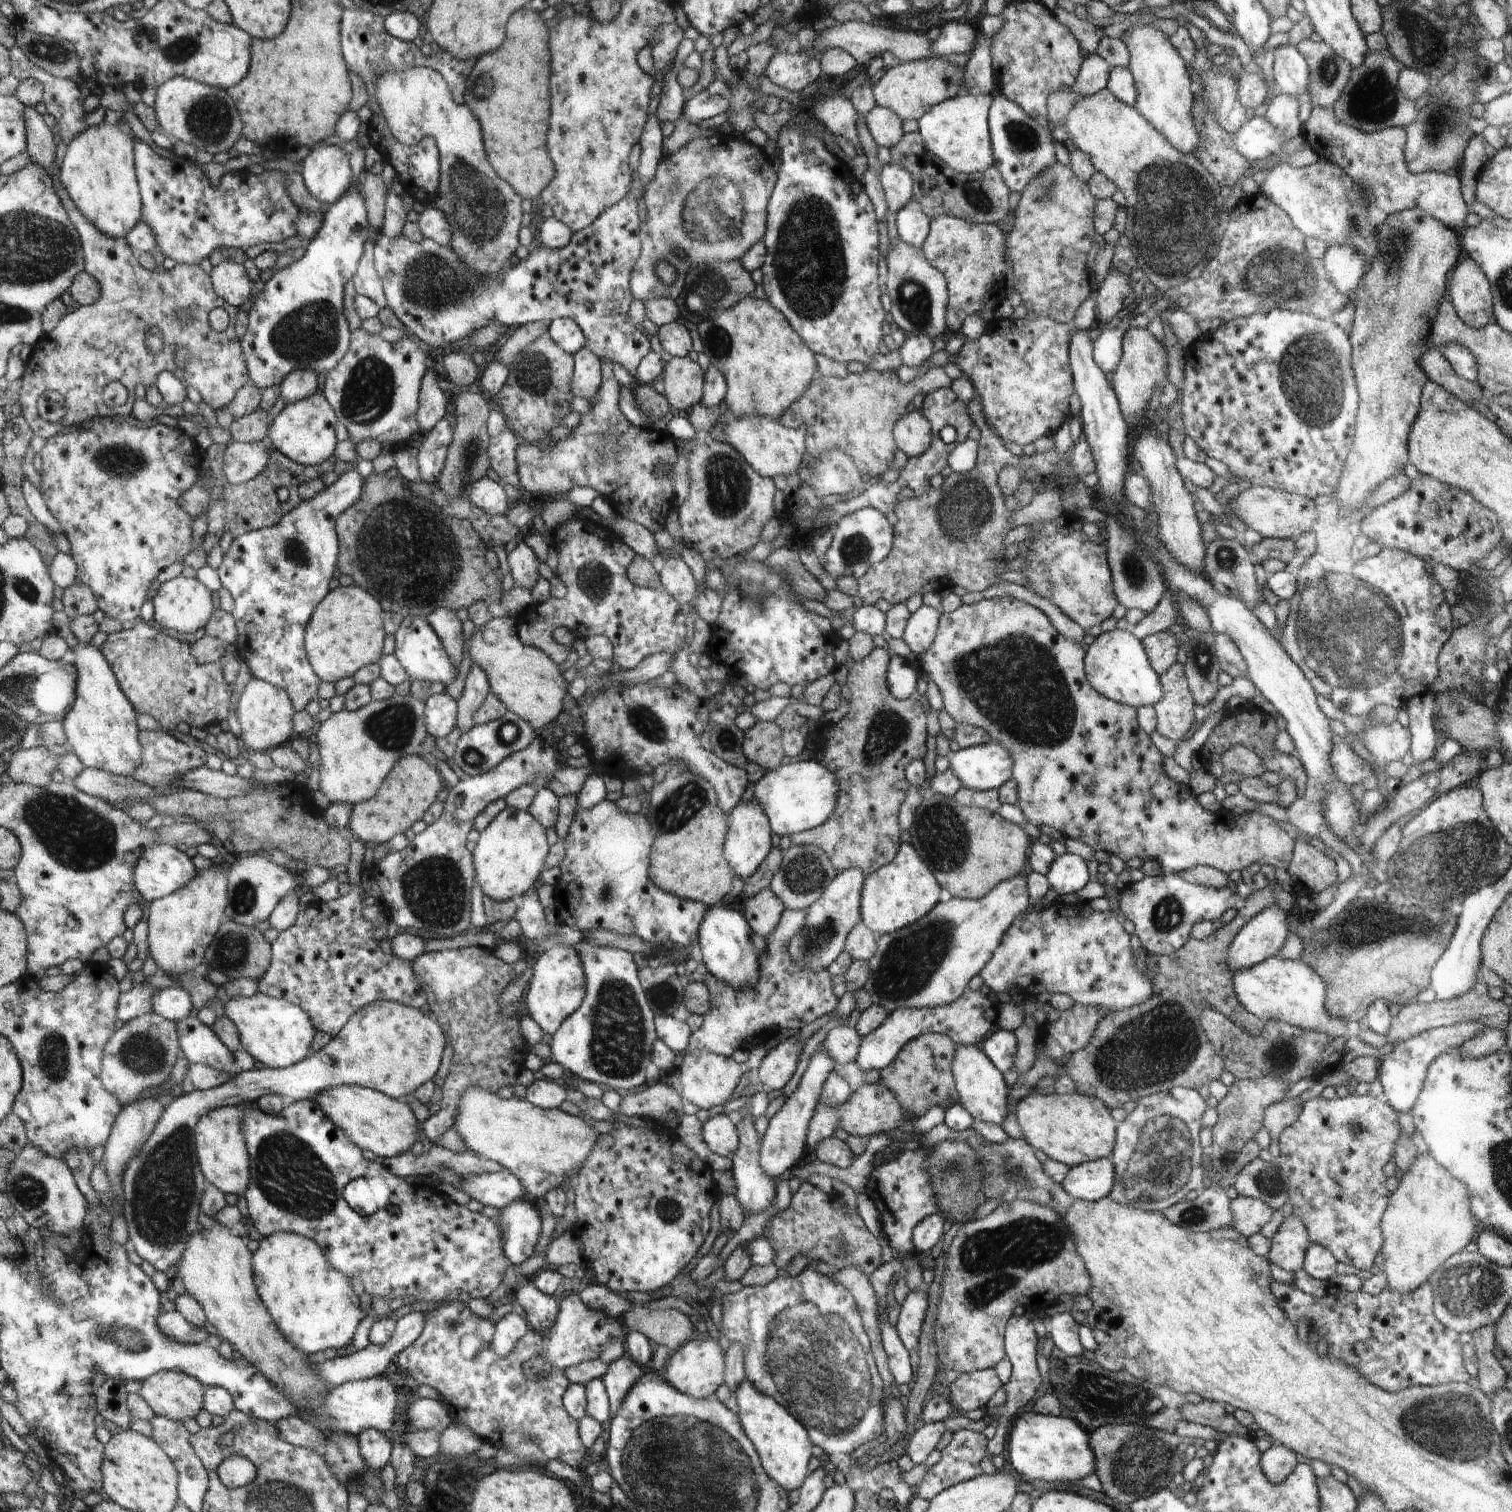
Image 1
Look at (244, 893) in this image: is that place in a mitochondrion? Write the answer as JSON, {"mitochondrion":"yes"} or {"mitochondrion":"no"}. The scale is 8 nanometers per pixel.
{"mitochondrion":"yes"}

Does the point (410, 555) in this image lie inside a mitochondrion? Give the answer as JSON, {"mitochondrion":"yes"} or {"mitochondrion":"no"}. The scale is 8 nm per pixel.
{"mitochondrion":"yes"}

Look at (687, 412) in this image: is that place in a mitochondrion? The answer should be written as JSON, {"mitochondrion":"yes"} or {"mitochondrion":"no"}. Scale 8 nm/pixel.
{"mitochondrion":"no"}

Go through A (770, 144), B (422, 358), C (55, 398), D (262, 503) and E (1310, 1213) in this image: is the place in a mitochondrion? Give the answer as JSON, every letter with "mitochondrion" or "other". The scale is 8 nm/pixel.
{"A":"other","B":"other","C":"other","D":"mitochondrion","E":"other"}

